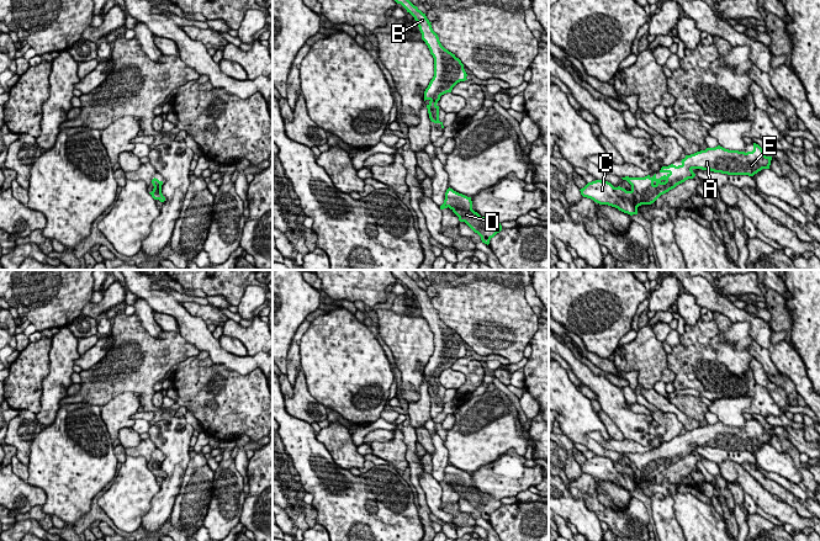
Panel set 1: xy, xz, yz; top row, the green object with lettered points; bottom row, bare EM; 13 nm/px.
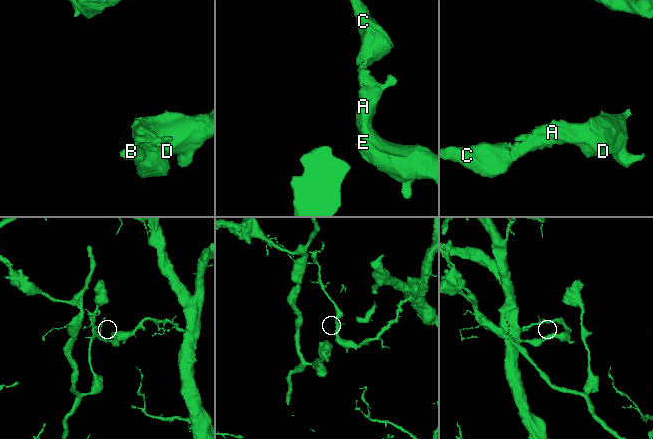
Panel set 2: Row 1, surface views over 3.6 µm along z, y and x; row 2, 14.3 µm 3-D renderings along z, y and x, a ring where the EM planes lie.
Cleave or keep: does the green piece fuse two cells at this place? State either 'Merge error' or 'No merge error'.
Merge error

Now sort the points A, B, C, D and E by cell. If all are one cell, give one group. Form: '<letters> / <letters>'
A D E / B C

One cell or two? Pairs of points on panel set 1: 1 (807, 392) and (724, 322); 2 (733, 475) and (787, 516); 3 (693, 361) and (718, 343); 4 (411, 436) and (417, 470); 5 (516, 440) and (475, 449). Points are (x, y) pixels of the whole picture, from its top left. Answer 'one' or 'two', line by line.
1: two
2: one
3: two
4: one
5: one

